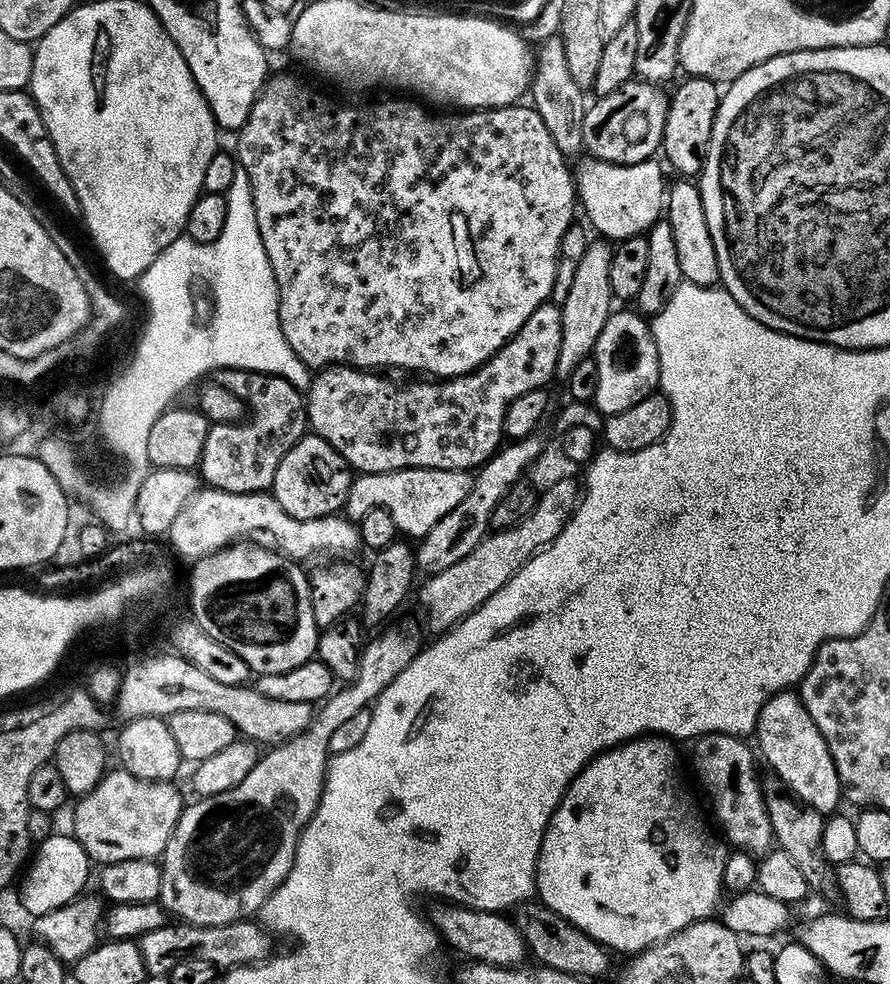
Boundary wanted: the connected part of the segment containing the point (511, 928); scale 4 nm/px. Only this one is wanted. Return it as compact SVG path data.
M436 902L426 919L445 945L457 948L469 961L481 960L494 966L515 968L525 963L526 947L522 934L507 915L498 912L483 912L451 902Z

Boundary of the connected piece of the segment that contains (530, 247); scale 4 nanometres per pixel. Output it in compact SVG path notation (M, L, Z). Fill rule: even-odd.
M269 75L264 81L264 86L257 96L246 122L238 129L240 136L236 140L234 155L238 161L239 171L246 174L246 178L252 187L254 198L254 218L258 222L258 234L262 238L262 246L266 250L266 258L274 270L276 289L278 290L278 318L282 326L282 334L286 342L290 342L290 350L302 358L307 368L319 370L334 364L349 364L352 368L365 370L388 370L384 368L401 368L404 372L416 372L412 374L423 374L428 378L447 378L450 376L464 376L476 368L481 368L484 363L492 357L518 330L522 330L522 324L538 306L542 306L549 299L551 288L554 286L555 268L558 266L560 243L566 230L574 223L572 211L577 211L578 197L576 194L576 182L573 169L569 161L564 157L554 138L546 128L546 123L539 117L536 109L532 106L523 108L523 103L517 102L507 108L486 108L483 110L456 110L453 116L435 116L423 108L423 103L412 100L380 100L377 104L335 104L328 96L316 96L316 92L308 84L303 84L296 76Z

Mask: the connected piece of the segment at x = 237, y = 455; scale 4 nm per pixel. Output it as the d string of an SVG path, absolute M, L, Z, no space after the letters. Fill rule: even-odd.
M240 368L217 369L214 382L244 401L256 416L250 414L241 422L209 425L206 444L198 463L203 483L228 493L269 491L281 457L290 446L307 435L309 429L307 403L301 389L281 376Z

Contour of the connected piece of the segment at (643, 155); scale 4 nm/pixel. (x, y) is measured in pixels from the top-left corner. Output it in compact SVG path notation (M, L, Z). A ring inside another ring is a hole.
M633 78L608 96L601 96L587 105L582 122L583 151L589 157L611 164L637 164L653 159L664 143L664 127L668 117L670 96L658 84Z

